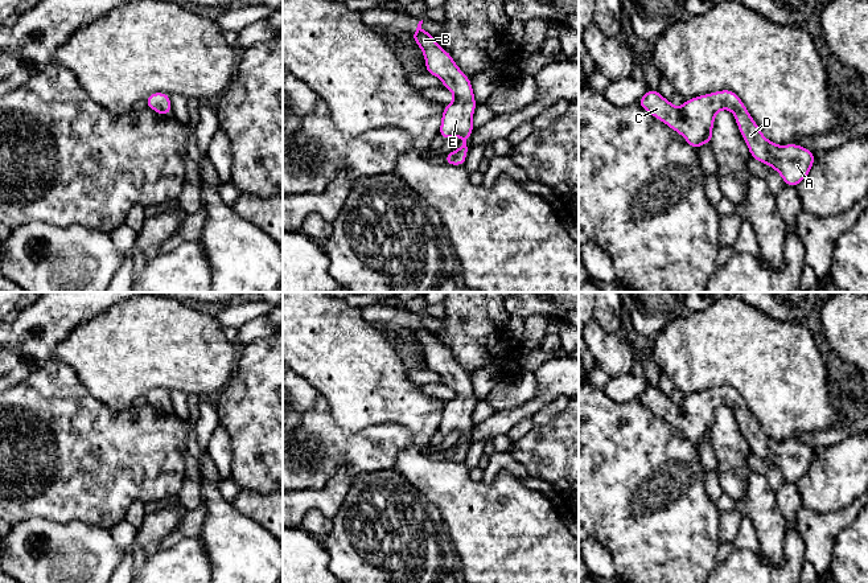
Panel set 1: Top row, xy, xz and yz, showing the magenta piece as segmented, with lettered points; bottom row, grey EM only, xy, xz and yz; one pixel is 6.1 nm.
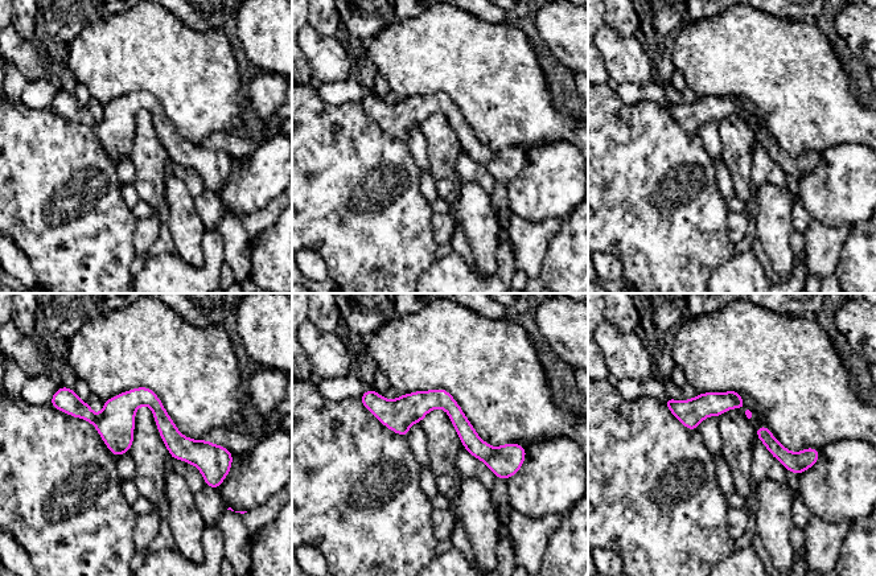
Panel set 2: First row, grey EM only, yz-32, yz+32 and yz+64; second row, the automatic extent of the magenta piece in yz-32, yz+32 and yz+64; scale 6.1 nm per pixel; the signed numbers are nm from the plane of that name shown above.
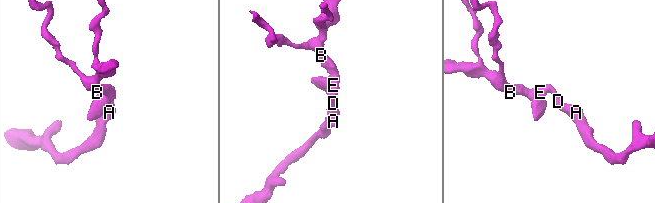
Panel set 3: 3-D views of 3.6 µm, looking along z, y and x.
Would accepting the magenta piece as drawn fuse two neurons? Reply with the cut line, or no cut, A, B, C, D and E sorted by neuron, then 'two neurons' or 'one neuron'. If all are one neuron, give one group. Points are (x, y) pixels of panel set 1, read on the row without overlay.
no cut; A B C D E; one neuron

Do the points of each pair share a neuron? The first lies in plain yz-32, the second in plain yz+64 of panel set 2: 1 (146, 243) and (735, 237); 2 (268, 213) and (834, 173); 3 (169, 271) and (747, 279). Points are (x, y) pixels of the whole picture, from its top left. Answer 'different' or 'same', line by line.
1: same
2: different
3: same

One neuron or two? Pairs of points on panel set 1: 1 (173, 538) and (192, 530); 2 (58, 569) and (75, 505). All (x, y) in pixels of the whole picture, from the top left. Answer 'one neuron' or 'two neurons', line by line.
1: one neuron
2: two neurons

